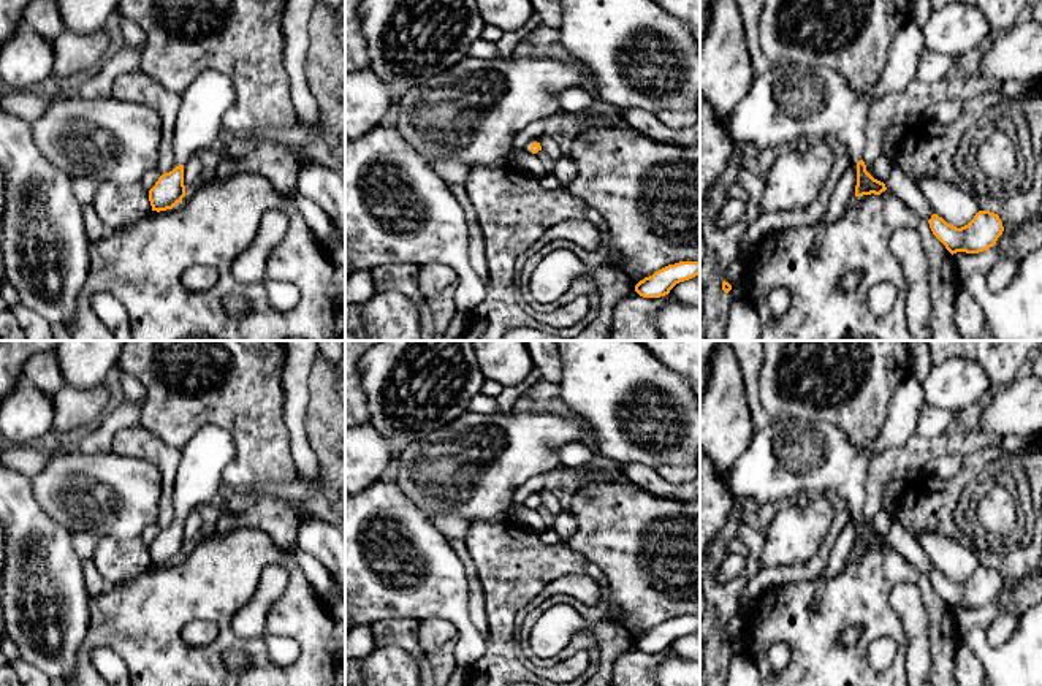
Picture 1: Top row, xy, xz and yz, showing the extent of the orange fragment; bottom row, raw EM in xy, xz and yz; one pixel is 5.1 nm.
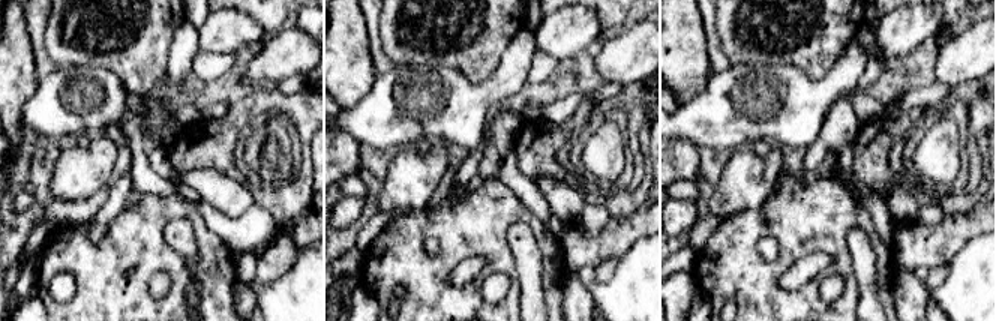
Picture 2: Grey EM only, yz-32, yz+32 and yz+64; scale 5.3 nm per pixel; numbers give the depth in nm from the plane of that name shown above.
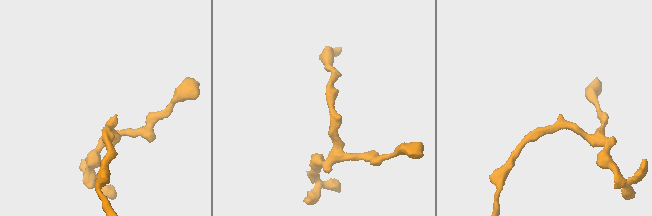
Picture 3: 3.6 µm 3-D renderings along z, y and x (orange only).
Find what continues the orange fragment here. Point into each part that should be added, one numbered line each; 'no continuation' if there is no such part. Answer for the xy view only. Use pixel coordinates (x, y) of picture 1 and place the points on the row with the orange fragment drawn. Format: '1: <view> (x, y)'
1: xy (198, 127)

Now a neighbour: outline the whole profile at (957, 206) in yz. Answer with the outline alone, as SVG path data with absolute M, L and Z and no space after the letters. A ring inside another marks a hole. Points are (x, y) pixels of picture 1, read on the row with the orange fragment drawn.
M939 177L914 179L934 214L947 223L961 228L968 225L979 209L979 192L968 192Z

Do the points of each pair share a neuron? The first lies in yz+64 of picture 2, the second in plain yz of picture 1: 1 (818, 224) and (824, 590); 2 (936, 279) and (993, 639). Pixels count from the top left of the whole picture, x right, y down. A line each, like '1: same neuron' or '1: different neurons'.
1: same neuron
2: same neuron

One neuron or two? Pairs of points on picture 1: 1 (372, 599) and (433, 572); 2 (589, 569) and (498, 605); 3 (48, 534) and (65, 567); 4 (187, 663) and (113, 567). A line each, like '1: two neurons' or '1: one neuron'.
1: one neuron
2: one neuron
3: one neuron
4: two neurons

